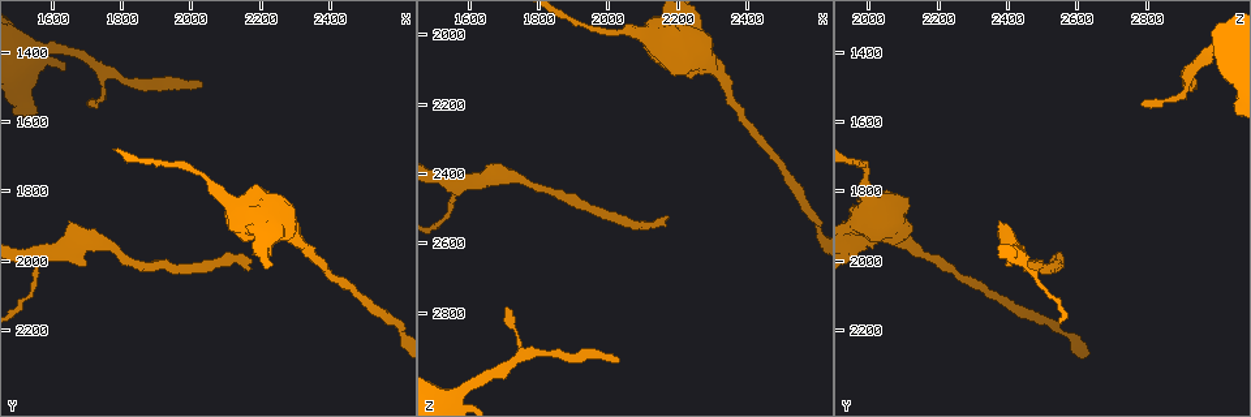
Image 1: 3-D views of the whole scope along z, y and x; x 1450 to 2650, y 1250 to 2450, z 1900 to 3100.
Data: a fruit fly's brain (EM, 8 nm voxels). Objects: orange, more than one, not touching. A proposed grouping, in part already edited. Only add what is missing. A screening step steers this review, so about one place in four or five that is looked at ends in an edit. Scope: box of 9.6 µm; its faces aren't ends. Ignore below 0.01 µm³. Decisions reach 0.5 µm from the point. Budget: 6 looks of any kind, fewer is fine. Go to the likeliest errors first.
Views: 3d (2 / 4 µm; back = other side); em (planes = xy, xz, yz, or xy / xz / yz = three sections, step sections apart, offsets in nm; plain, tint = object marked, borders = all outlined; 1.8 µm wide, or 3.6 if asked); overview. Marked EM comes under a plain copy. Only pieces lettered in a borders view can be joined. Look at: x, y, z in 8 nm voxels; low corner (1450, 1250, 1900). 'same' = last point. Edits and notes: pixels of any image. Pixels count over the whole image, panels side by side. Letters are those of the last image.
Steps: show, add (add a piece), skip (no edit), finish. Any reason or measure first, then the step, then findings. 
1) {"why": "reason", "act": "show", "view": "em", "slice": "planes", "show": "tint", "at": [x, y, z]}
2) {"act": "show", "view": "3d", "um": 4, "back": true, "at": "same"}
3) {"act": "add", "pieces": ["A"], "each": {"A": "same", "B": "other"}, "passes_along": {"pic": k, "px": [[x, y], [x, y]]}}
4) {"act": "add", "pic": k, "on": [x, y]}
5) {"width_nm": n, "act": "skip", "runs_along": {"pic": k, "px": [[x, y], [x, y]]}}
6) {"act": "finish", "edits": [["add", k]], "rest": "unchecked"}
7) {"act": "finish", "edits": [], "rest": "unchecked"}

{"act": "show", "view": "3d", "um": 4, "back": true, "at": [2170, 2030, 2520]}

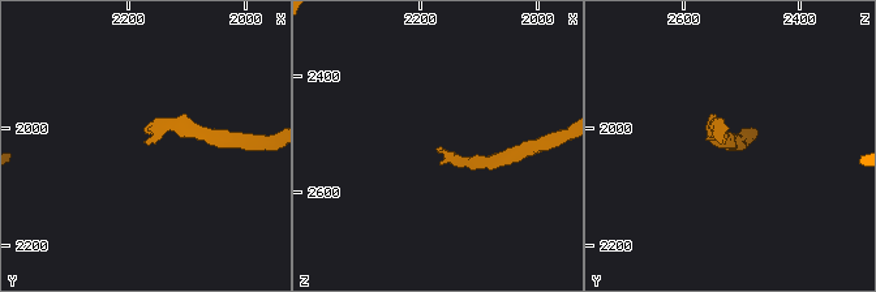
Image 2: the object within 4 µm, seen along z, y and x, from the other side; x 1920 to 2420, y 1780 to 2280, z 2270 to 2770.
{"why": "now the EM", "act": "show", "view": "em", "slice": "xy", "step": 4, "show": "tint", "at": [2165, 2025, 2530]}

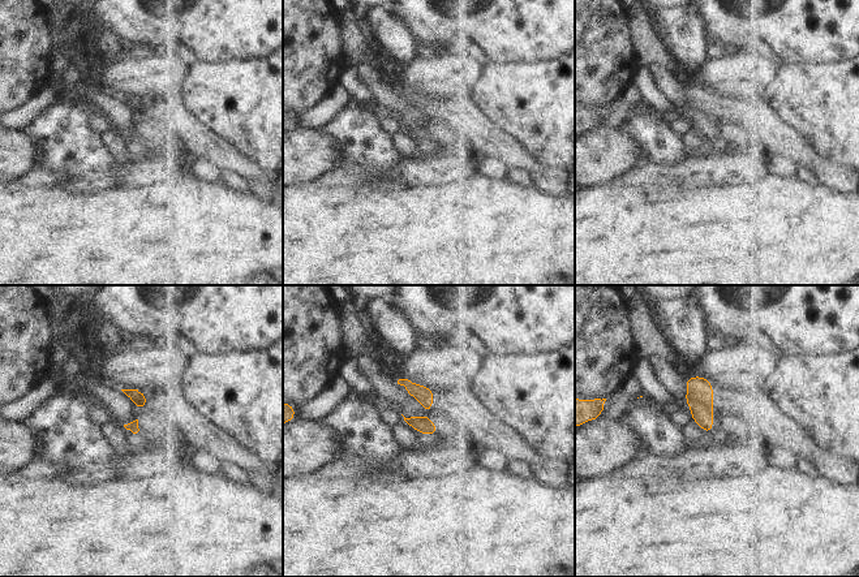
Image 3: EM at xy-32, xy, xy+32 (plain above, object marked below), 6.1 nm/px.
{"why": "see the neighbours", "act": "show", "view": "em", "slice": "xy", "step": 4, "show": "borders", "at": "same"}

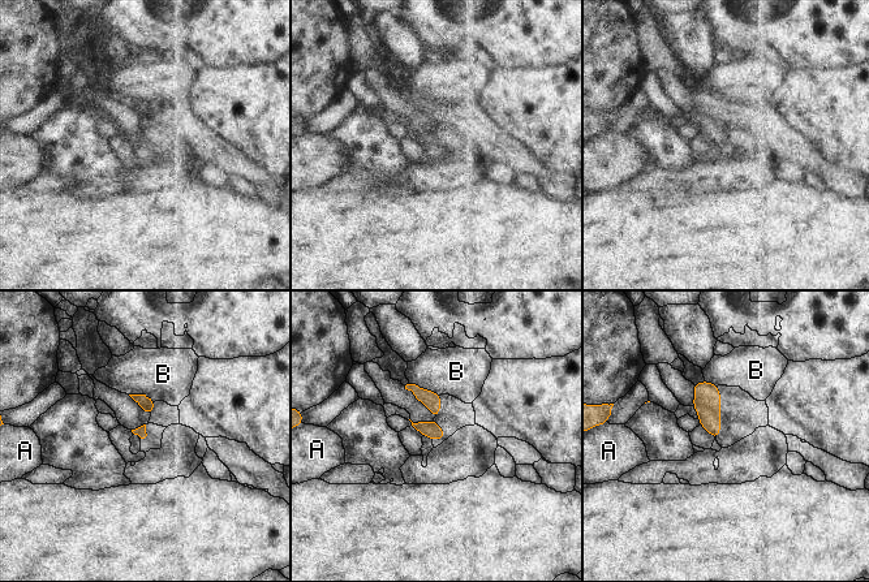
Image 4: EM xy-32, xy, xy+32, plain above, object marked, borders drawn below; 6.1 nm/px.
{"act": "skip", "each": {"A": "other", "B": "other"}, "runs_along": {"pic": 4, "px": [[411, 387], [434, 408], [439, 436]]}, "found": "none of them fits"}

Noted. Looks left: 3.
{"why": "an open end", "act": "show", "view": "3d", "um": 4, "at": [2020, 1490, 2930]}

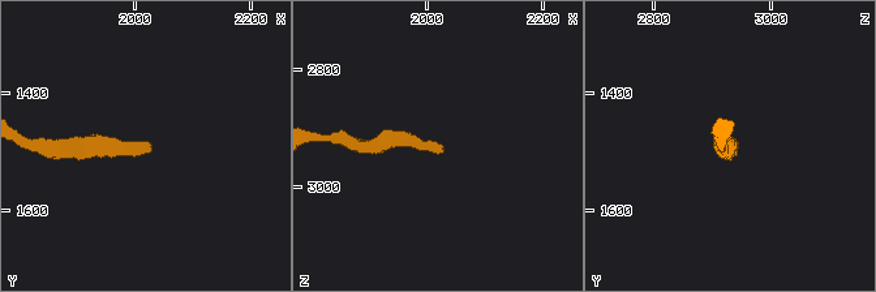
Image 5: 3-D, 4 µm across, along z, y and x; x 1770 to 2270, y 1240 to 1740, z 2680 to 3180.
{"act": "show", "view": "em", "slice": "planes", "show": "borders", "at": [2030, 1485, 2935]}

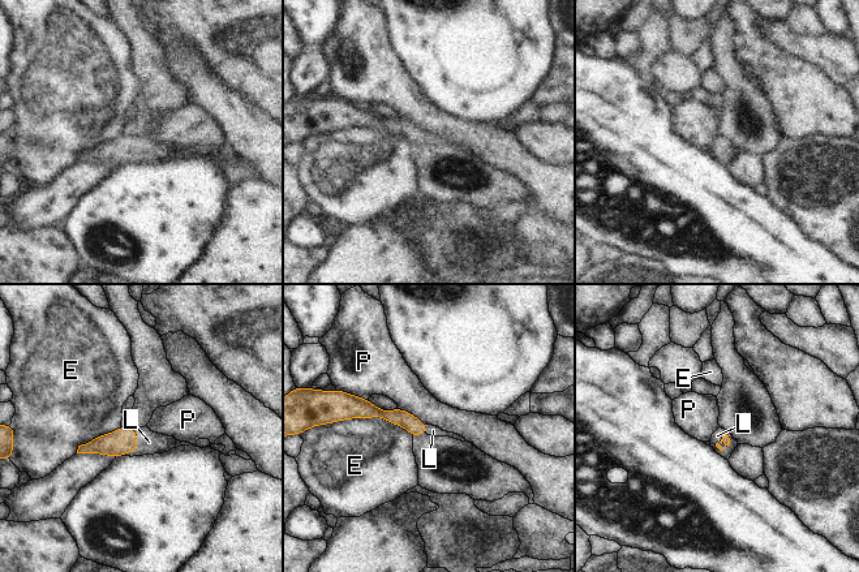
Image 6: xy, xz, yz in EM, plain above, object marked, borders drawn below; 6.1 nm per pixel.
{"longest_contact_nm": ["E", 460], "act": "add", "pieces": ["L"], "each": {"E": "other", "L": "same", "P": "other"}, "passes_along": {"pic": 6, "px": [[123, 441], [137, 447], [149, 442]]}, "found": "the neuron continues"}

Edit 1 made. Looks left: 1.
{"act": "finish", "edits": [["add", 6]], "rest": "unchecked"}

